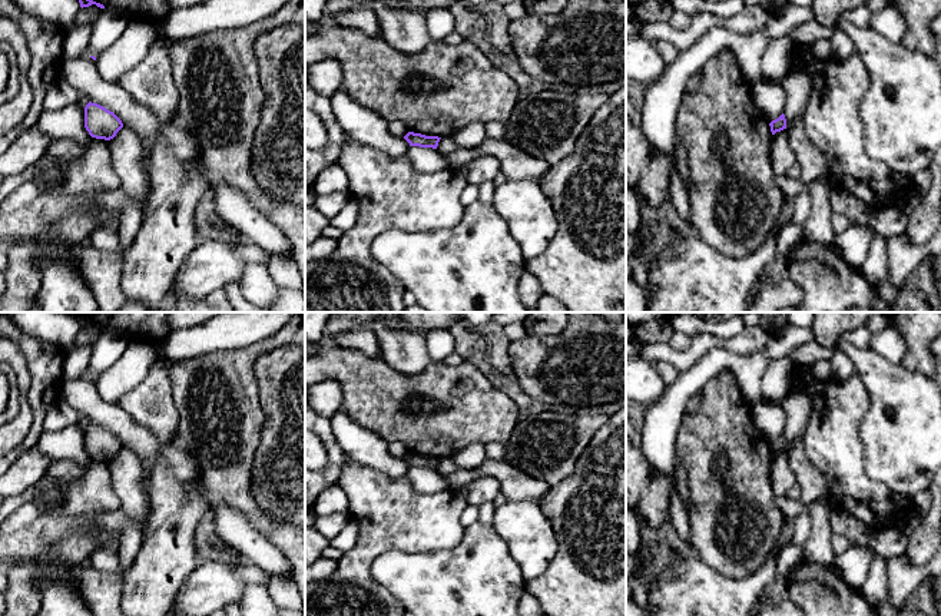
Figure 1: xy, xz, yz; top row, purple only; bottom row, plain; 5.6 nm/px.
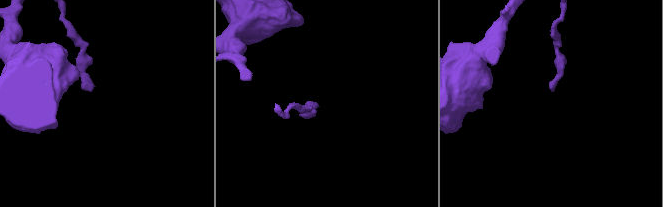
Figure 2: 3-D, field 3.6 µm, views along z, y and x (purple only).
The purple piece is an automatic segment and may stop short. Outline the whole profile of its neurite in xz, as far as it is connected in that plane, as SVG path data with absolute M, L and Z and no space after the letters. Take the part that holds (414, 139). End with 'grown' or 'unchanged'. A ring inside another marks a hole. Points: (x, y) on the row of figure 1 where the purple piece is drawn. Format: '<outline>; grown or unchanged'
M408 132L404 139L410 143L410 146L420 146L420 148L433 148L437 149L438 142L441 138L438 136L425 136L421 133Z; unchanged

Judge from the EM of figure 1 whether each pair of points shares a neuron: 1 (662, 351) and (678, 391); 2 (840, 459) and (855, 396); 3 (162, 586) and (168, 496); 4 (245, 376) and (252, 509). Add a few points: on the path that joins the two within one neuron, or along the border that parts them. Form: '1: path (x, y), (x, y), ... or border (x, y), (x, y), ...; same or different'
1: border (706, 353), (679, 373); different
2: path (840, 443), (840, 411); same
3: path (163, 563), (168, 519); same
4: path (245, 408), (241, 476); same

